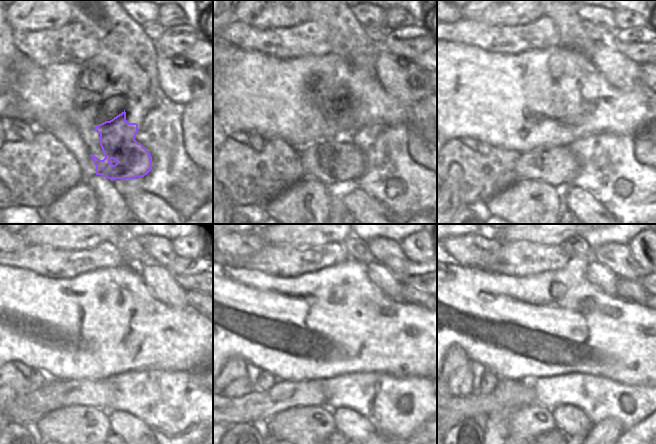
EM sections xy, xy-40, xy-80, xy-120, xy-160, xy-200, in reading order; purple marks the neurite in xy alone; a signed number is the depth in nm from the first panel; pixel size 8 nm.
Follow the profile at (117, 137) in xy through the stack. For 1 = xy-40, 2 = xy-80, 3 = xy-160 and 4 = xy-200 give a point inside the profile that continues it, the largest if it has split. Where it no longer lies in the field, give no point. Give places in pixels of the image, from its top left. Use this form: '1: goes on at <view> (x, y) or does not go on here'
1: goes on at xy-40 (333, 161)
2: goes on at xy-80 (553, 165)
3: goes on at xy-160 (283, 395)
4: goes on at xy-200 (507, 394)

